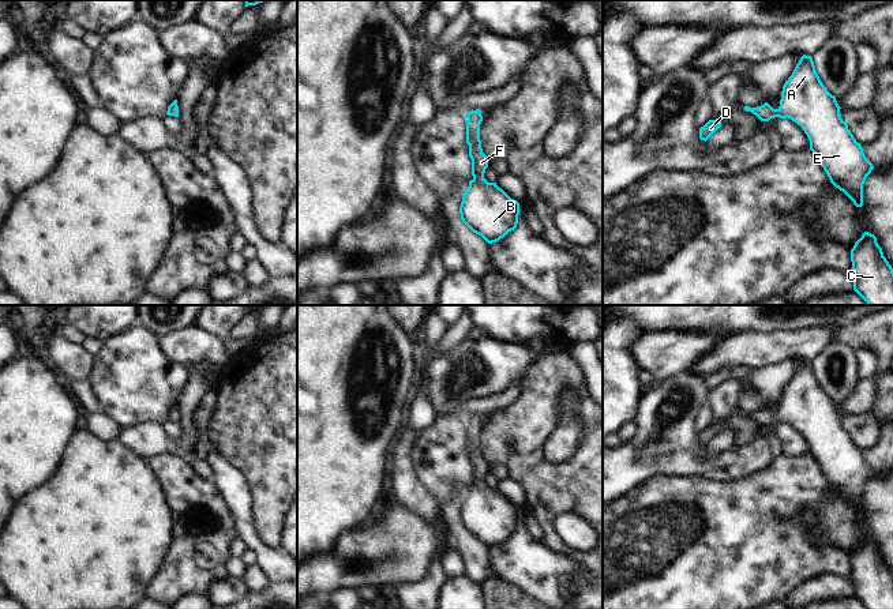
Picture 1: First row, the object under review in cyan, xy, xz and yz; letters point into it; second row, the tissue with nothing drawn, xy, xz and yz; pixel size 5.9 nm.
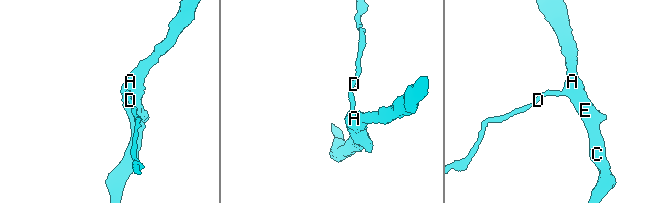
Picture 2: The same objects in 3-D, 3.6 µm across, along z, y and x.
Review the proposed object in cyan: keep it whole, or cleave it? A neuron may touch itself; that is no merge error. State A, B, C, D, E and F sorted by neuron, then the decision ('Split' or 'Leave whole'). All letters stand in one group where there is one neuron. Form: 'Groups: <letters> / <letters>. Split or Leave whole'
Groups: A B C D E F. Leave whole

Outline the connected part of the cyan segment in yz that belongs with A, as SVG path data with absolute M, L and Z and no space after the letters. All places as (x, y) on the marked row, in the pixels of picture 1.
M806 54L784 83L777 109L768 102L757 108L744 106L761 121L788 117L800 125L830 183L862 207L863 184L874 166L841 119L840 109L836 97L821 82L813 57Z

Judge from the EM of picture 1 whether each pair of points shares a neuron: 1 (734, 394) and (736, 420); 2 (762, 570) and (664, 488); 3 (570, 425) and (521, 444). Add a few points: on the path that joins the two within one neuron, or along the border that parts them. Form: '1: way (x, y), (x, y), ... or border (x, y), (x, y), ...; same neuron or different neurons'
1: border (738, 406), (721, 421); different neurons
2: way (736, 544), (705, 512), (697, 500), (690, 499); same neuron
3: border (555, 401), (555, 425), (543, 447), (550, 463); different neurons

